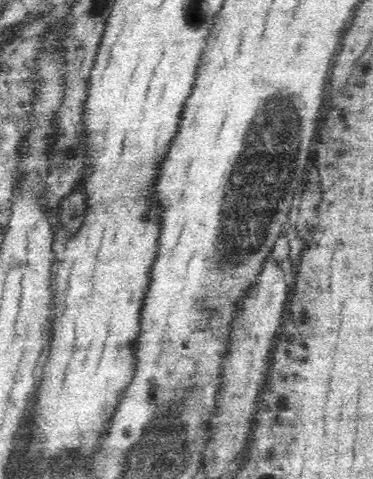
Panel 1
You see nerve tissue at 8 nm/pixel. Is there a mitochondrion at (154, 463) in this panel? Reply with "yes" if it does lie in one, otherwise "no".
yes

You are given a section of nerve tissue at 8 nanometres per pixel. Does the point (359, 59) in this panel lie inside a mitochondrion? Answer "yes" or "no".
no

